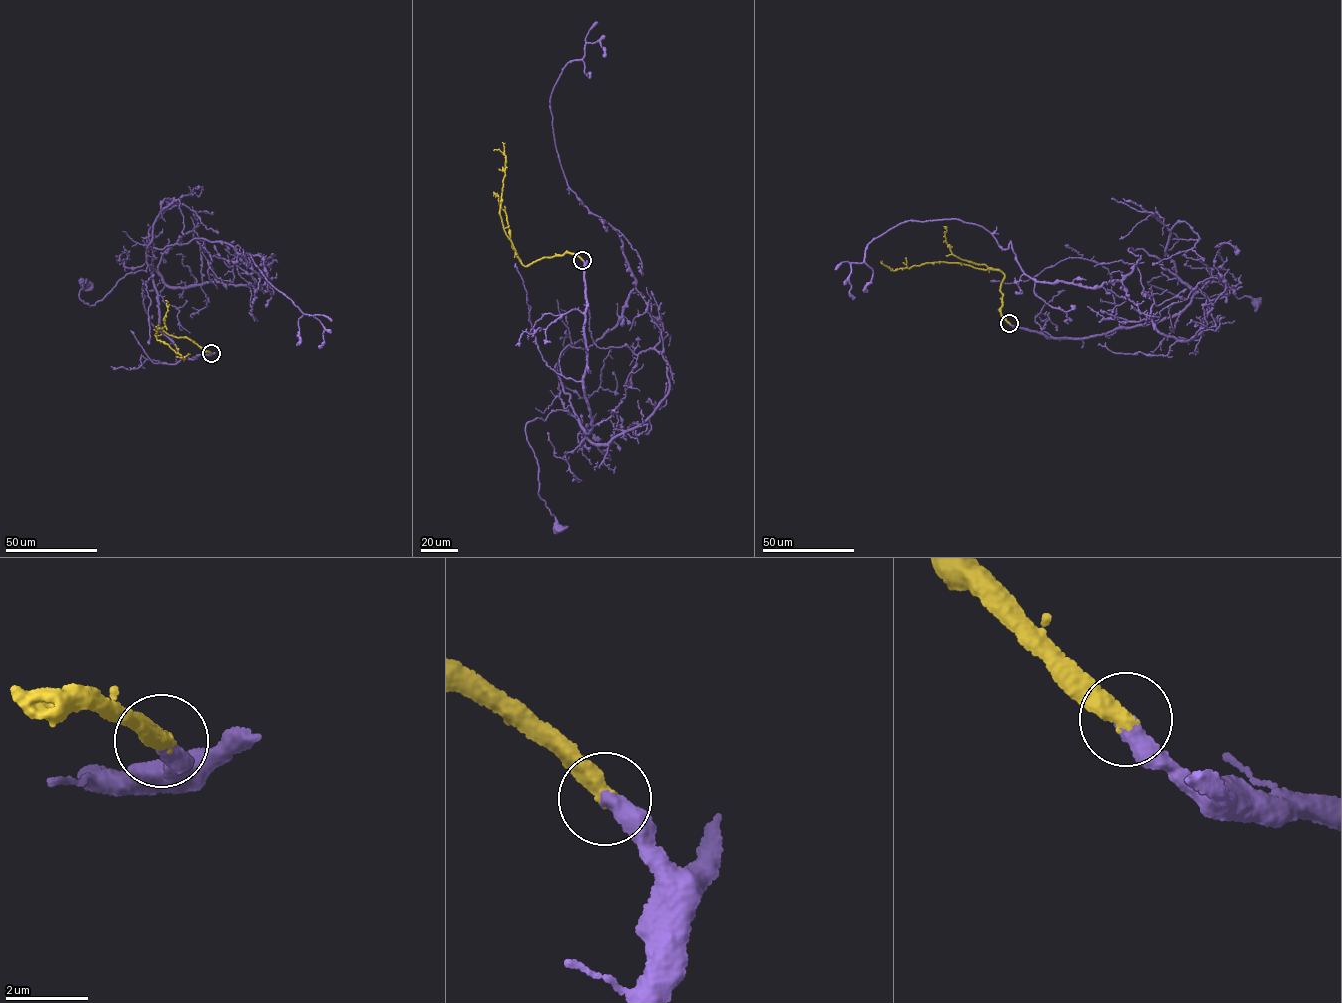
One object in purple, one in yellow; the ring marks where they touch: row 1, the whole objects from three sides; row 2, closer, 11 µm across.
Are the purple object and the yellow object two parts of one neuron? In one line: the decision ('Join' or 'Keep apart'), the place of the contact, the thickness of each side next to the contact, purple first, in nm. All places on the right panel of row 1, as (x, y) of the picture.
Join. Place: (1009, 323). Thickness 460 nm (purple) against 440 nm

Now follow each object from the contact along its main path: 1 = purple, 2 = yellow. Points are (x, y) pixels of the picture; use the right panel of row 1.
1: (1009, 323), (1080, 338), (1177, 315), (1193, 291), (1161, 272), (1147, 282), (1184, 298), (1232, 293), (1256, 302)
2: (1009, 323), (1000, 309), (1002, 295), (999, 288), (1004, 275), (1000, 271), (945, 262), (893, 271), (882, 260)

